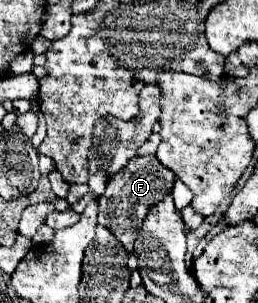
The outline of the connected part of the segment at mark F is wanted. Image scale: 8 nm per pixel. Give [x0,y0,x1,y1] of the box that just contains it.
[98,155,176,253]

